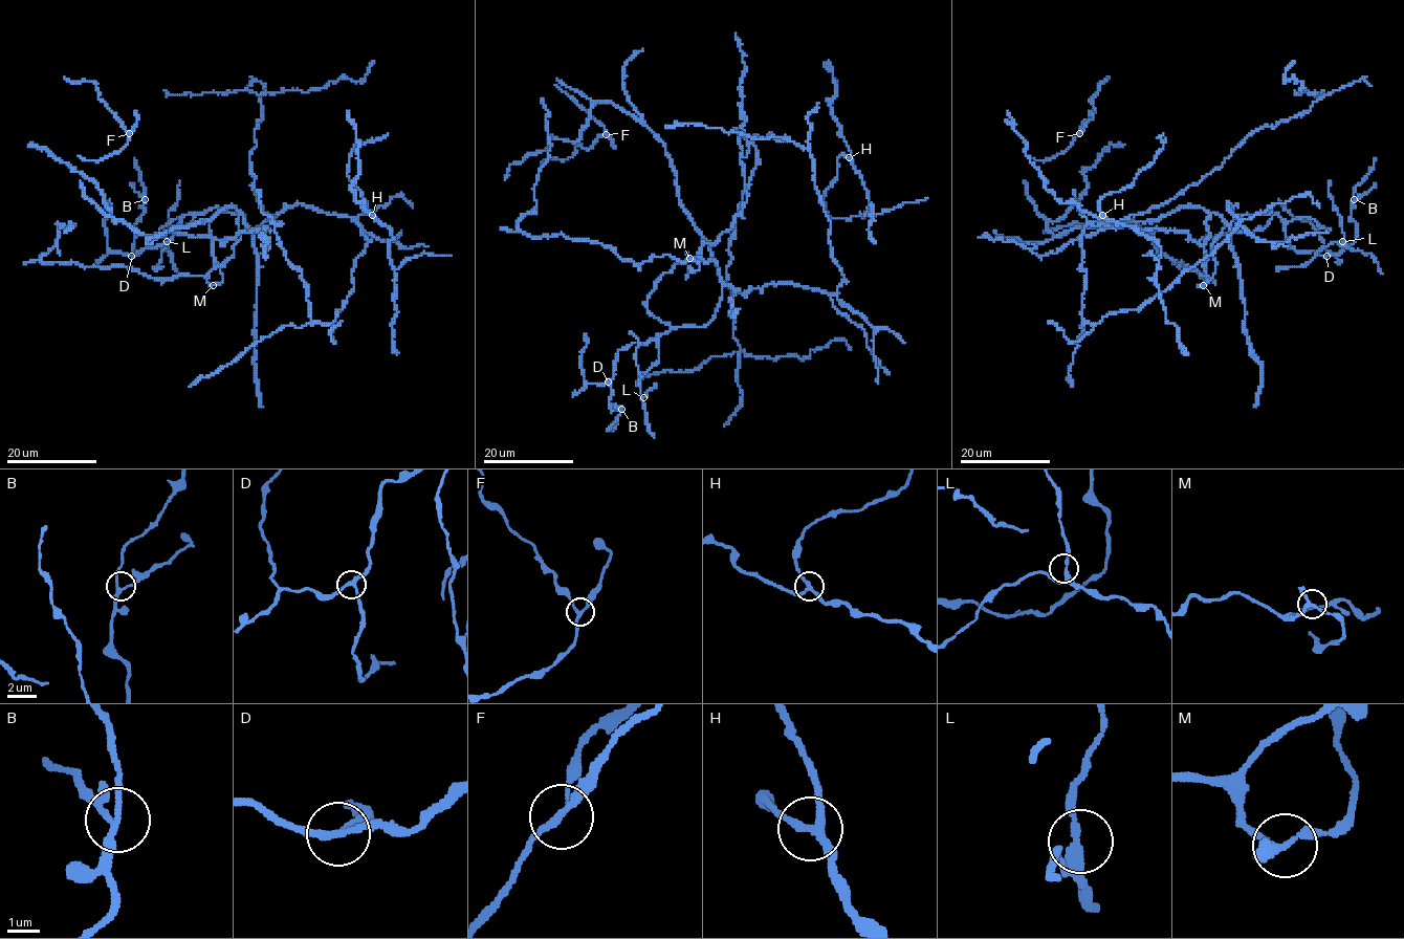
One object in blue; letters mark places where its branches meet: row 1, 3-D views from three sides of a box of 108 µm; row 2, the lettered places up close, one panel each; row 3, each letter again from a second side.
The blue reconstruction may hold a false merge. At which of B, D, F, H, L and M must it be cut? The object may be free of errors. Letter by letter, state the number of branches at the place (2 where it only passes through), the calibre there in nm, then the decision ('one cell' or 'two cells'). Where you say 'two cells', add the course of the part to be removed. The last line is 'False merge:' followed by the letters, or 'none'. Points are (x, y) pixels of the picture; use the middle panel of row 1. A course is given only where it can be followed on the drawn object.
B: 3 branches meet; 200 nm thick; one cell
D: 3 branches meet; 220 nm thick; one cell
F: 3 branches meet; 180 nm thick; one cell
H: 3 branches meet; 240 nm thick; one cell
L: 3 branches meet; 240 nm thick; one cell
M: 3 branches meet; 240 nm thick; two cells; foreign part runs (689, 258), (697, 261), (700, 267), (693, 270), (689, 267), (686, 280)
False merge: M

